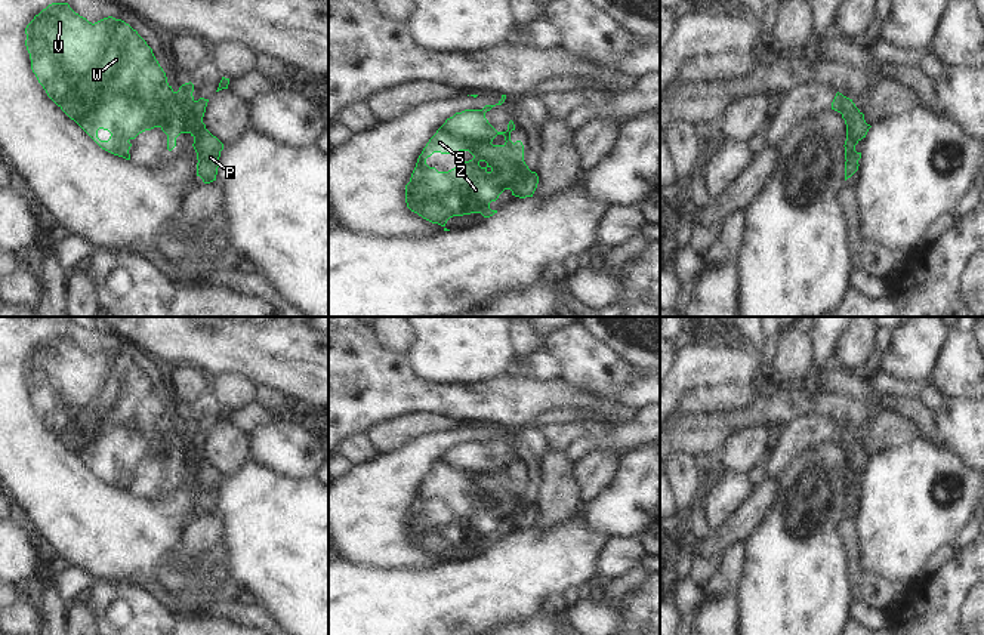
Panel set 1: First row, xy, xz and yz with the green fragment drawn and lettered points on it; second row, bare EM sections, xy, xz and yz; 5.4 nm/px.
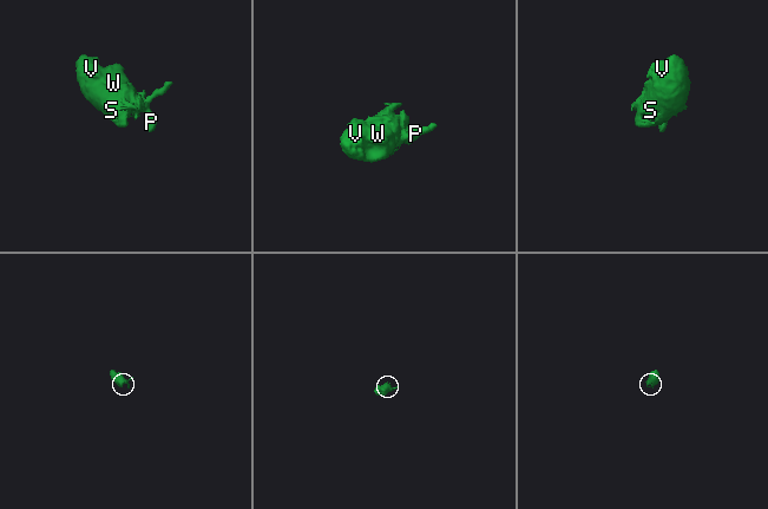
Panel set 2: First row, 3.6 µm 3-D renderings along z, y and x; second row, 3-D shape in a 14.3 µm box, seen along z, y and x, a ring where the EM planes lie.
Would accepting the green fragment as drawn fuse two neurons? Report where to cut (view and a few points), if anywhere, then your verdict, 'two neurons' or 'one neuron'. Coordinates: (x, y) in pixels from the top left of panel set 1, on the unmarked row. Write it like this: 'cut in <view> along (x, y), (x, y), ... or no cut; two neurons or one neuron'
cut in yz along (842, 444), (857, 444), (858, 455); two neurons

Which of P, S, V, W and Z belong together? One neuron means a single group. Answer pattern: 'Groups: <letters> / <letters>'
Groups: P / S V W Z

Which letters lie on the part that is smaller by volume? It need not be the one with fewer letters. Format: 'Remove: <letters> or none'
Remove: P

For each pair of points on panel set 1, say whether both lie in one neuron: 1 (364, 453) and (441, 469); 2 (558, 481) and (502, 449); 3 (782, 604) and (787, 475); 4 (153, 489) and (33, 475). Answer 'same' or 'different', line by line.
1: different
2: different
3: same
4: same

